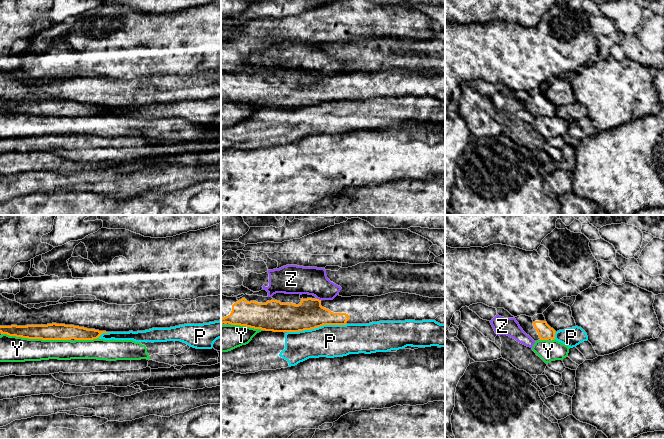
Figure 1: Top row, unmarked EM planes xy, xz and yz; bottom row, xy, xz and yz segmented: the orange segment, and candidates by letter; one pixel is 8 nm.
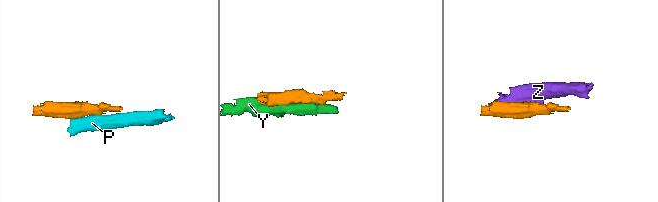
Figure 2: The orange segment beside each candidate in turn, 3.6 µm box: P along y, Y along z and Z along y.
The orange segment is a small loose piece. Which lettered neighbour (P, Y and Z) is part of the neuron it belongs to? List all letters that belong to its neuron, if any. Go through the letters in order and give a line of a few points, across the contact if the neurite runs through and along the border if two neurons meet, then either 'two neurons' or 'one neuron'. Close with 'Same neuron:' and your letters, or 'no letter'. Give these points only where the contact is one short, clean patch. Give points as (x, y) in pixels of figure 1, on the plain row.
P: two neurons
Y: two neurons
Z: two neurons
Same neuron: no letter

